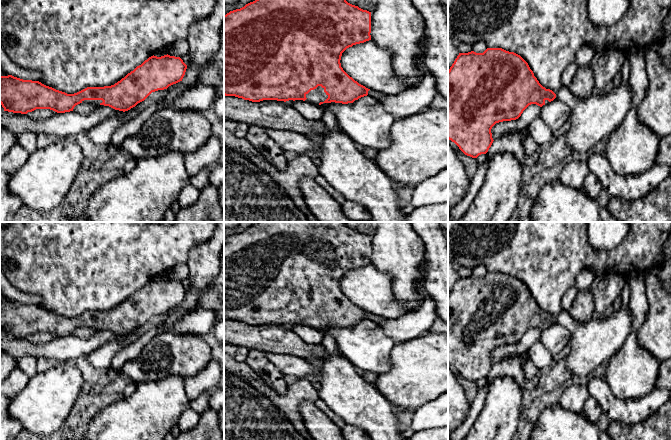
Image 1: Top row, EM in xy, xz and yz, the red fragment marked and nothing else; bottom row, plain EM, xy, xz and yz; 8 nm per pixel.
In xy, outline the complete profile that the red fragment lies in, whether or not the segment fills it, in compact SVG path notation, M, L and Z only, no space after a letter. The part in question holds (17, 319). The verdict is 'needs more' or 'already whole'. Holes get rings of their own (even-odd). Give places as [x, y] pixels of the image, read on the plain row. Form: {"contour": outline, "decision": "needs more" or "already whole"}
{"contour": "M153 279L114 309L87 311L74 318L56 314L39 305L23 304L12 299L0 300L0 328L4 335L21 338L36 333L65 337L73 335L80 327L109 330L125 336L152 316L182 305L186 293L187 289L180 281Z", "decision": "needs more"}

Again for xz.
{"contour": "M257 222L240 233L224 239L224 319L235 320L252 326L263 324L303 324L321 329L323 327L353 327L367 320L370 313L359 308L341 291L342 277L353 269L371 264L371 236L352 229L345 222Z", "decision": "needs more"}

